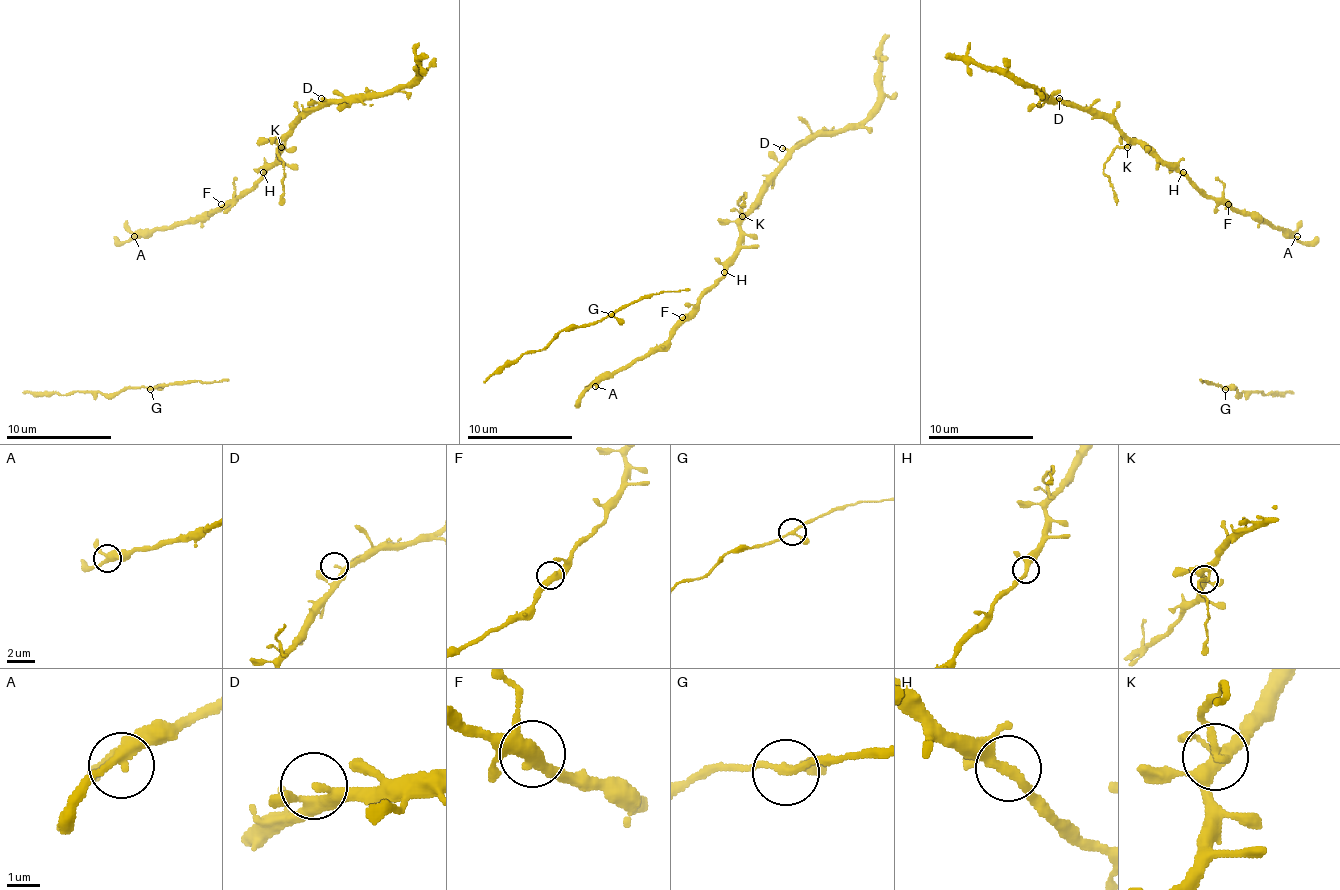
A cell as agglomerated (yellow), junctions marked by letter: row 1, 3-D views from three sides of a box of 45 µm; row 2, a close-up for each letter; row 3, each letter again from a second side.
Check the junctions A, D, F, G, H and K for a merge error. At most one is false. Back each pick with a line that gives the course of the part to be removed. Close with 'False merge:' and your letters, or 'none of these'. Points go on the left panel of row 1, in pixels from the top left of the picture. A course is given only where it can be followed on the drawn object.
K: foreign part runs (282, 146), (277, 151), (284, 164), (279, 204)
False merge: K

